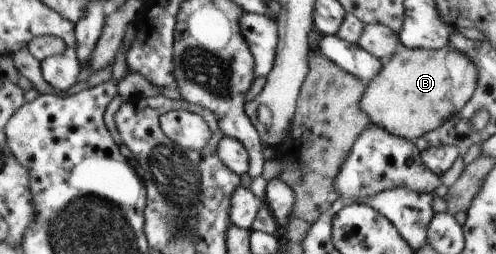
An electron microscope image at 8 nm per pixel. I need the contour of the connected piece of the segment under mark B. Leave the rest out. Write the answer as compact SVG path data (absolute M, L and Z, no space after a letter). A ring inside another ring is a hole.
M400 43L392 58L382 64L381 72L370 80L359 108L387 132L414 141L466 106L478 86L477 67L452 46L437 50L404 48Z

